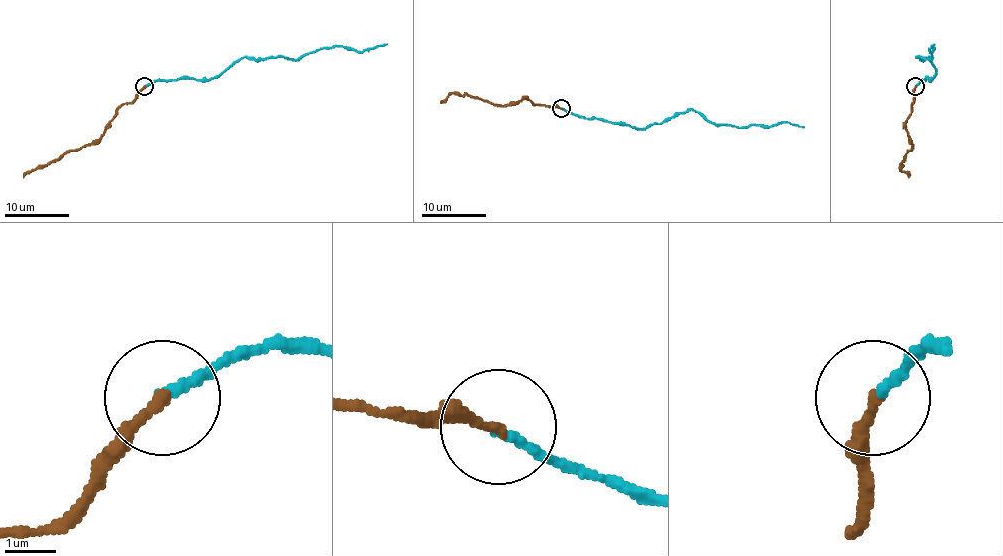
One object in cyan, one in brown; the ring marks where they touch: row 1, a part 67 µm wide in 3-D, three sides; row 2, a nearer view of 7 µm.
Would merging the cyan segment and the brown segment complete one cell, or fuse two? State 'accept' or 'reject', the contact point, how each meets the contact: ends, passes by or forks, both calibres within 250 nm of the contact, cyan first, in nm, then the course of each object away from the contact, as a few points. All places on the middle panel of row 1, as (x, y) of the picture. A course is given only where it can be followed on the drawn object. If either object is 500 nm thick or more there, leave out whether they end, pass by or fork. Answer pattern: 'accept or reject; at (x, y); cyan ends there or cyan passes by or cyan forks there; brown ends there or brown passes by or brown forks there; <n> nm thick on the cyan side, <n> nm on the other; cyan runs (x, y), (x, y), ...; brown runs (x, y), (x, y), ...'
accept; at (561, 108); cyan ends there; brown ends there; 160 nm thick on the cyan side, 220 nm on the other; cyan runs (561, 109), (636, 128), (661, 123), (691, 109), (713, 123), (739, 128), (789, 122), (803, 127); brown runs (561, 107), (534, 104), (529, 99), (497, 106), (468, 94), (452, 93), (441, 101)

